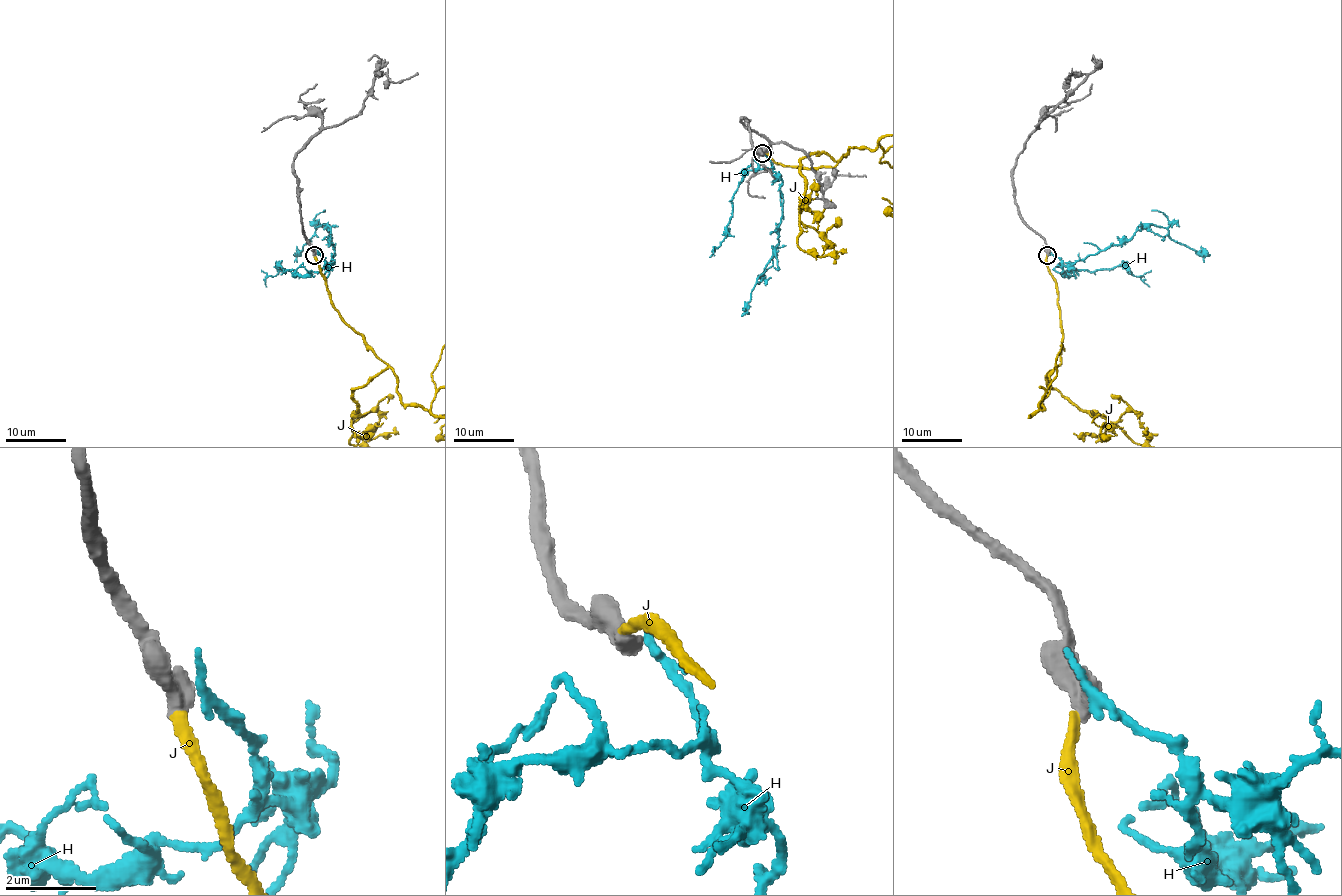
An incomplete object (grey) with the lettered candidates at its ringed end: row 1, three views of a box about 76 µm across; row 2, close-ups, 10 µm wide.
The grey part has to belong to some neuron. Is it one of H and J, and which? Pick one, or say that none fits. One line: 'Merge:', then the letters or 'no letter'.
Merge: J

